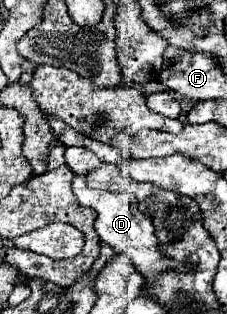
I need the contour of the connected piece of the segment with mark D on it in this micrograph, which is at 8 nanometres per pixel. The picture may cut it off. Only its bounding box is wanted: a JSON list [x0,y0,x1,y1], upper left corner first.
[73,175,185,283]

